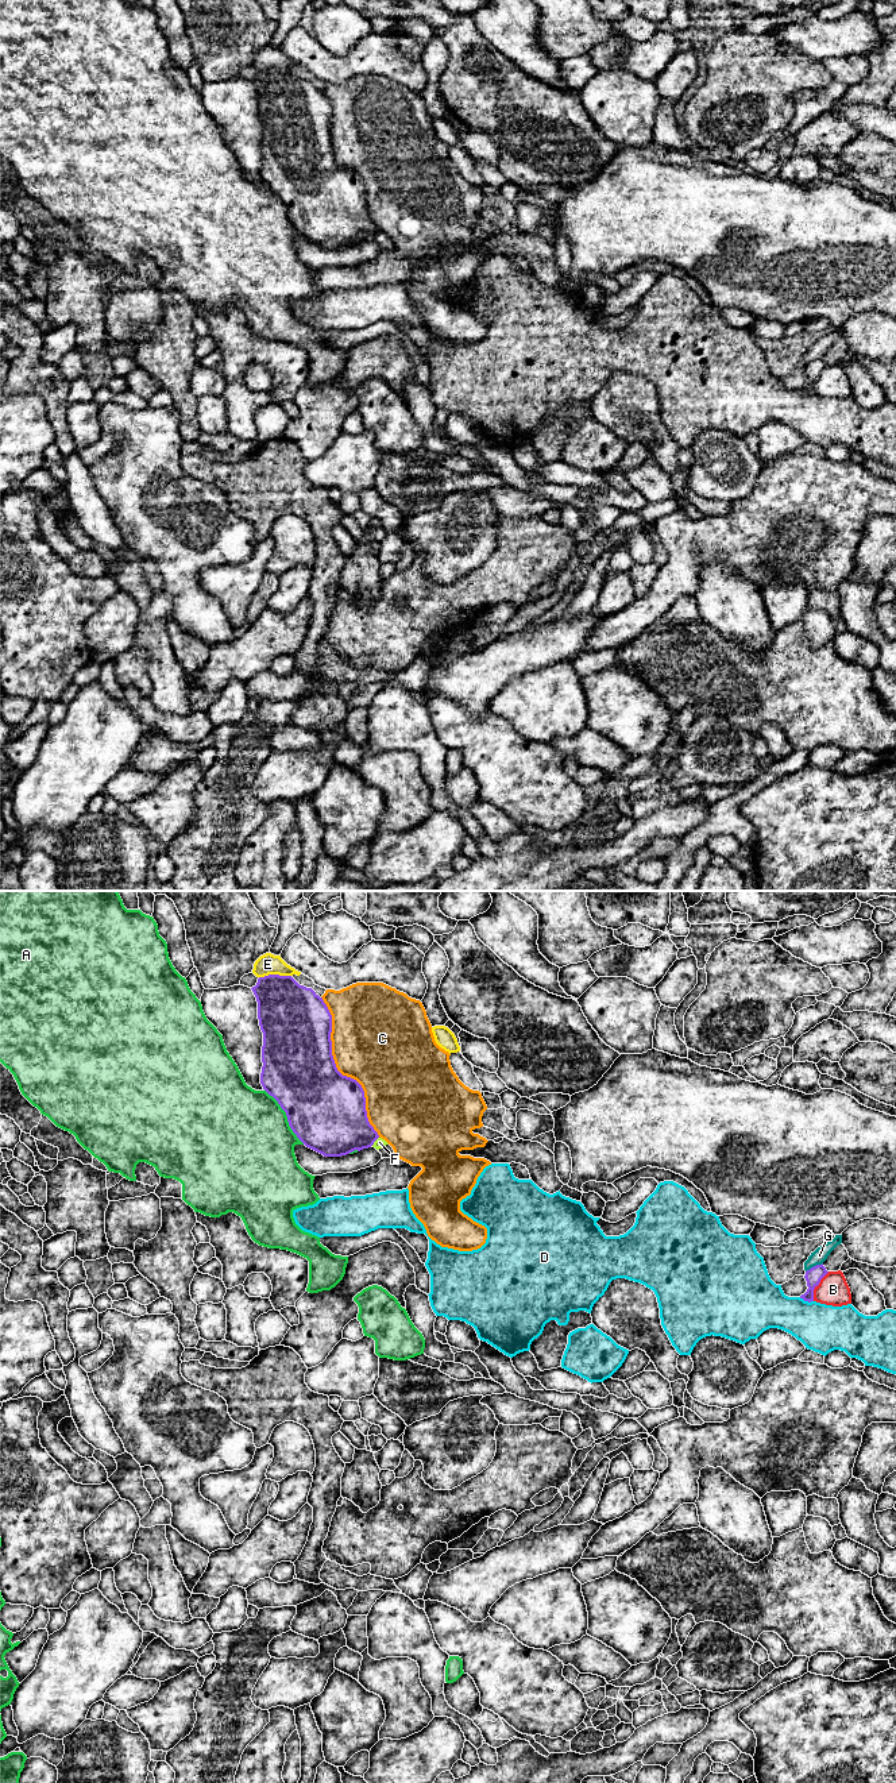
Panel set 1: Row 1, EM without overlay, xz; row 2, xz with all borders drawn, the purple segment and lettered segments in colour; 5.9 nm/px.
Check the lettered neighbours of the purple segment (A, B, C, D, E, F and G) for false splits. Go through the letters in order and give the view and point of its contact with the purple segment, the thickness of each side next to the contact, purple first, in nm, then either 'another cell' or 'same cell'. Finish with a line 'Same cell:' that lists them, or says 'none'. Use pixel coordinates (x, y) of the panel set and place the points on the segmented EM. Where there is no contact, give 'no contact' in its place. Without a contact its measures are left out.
A: contact xz (286, 1115); calibres 460 and 480 nm; another cell
B: contact xz (817, 1285); calibres 90 and 190 nm; another cell
C: contact xz (338, 1071); calibres 460 and 460 nm; another cell
D: contact xz (806, 1300); calibres 90 and 280 nm; another cell
E: contact xz (274, 975); calibres 380 and 130 nm; another cell
F: contact xz (375, 1139); calibres 380 and 60 nm; another cell
G: contact xz (814, 1266); calibres 90 and 90 nm; another cell
Same cell: none

